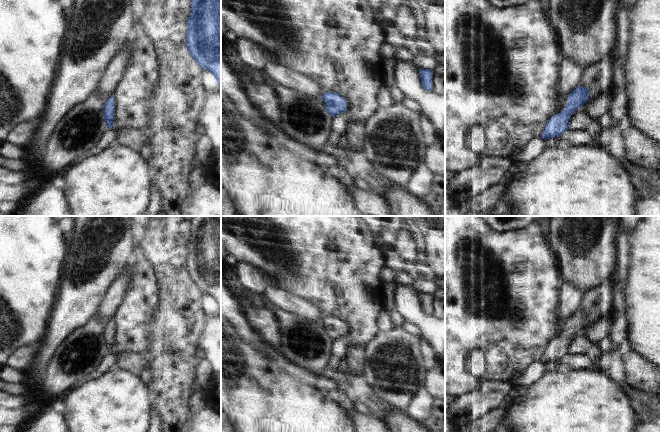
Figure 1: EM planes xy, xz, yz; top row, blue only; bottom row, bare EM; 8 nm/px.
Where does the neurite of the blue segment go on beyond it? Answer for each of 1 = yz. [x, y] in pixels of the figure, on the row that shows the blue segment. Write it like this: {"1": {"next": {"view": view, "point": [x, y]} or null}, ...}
{"1": {"next": null}}

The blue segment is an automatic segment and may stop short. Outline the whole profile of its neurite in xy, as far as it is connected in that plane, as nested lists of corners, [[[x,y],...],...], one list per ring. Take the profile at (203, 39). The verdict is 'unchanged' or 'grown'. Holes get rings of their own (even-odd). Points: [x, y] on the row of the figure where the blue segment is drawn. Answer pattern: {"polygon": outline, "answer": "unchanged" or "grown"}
{"polygon": [[[191,0],[185,41],[194,61],[210,71],[221,86],[221,0]]], "answer": "unchanged"}

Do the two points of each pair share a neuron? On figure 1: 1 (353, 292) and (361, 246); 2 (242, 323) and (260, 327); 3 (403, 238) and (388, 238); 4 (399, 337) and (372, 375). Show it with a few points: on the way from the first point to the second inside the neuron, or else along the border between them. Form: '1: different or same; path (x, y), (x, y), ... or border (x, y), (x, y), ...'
1: same; path (350, 281), (350, 270), (355, 264), (355, 257)
2: different; border (242, 307), (249, 326), (266, 342)
3: different; border (397, 235), (392, 248)
4: same; path (395, 346), (380, 361), (380, 366)

